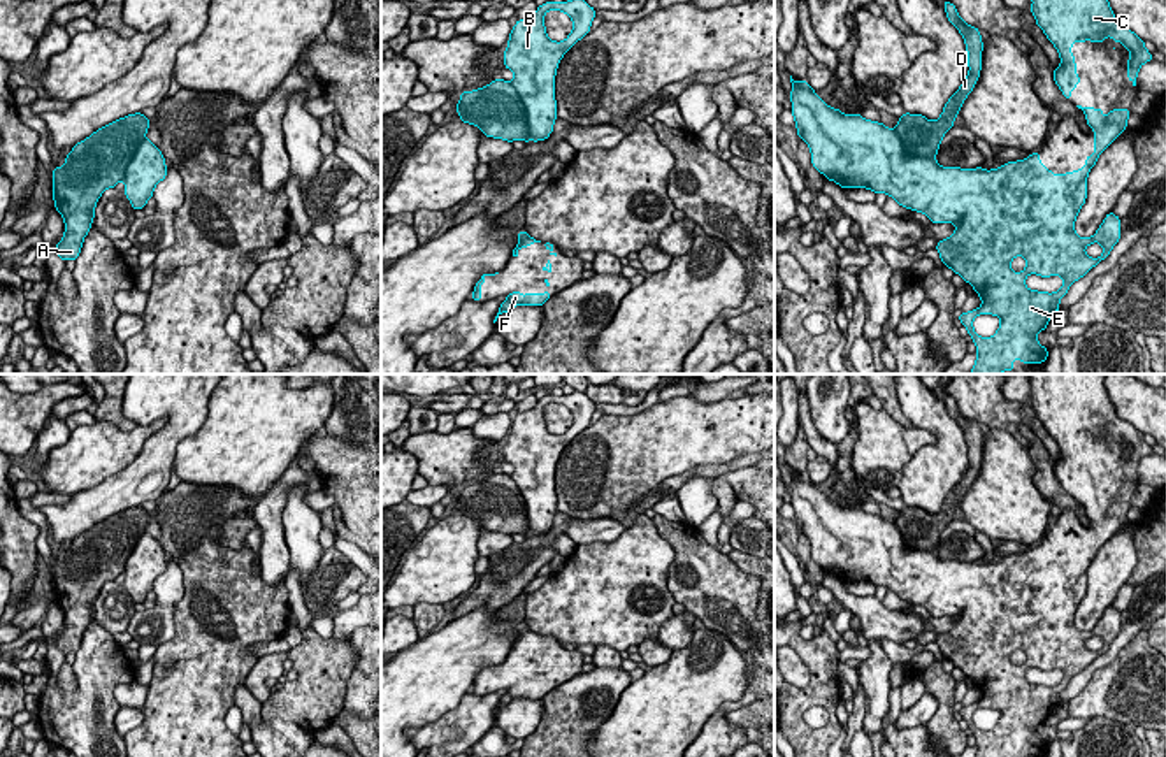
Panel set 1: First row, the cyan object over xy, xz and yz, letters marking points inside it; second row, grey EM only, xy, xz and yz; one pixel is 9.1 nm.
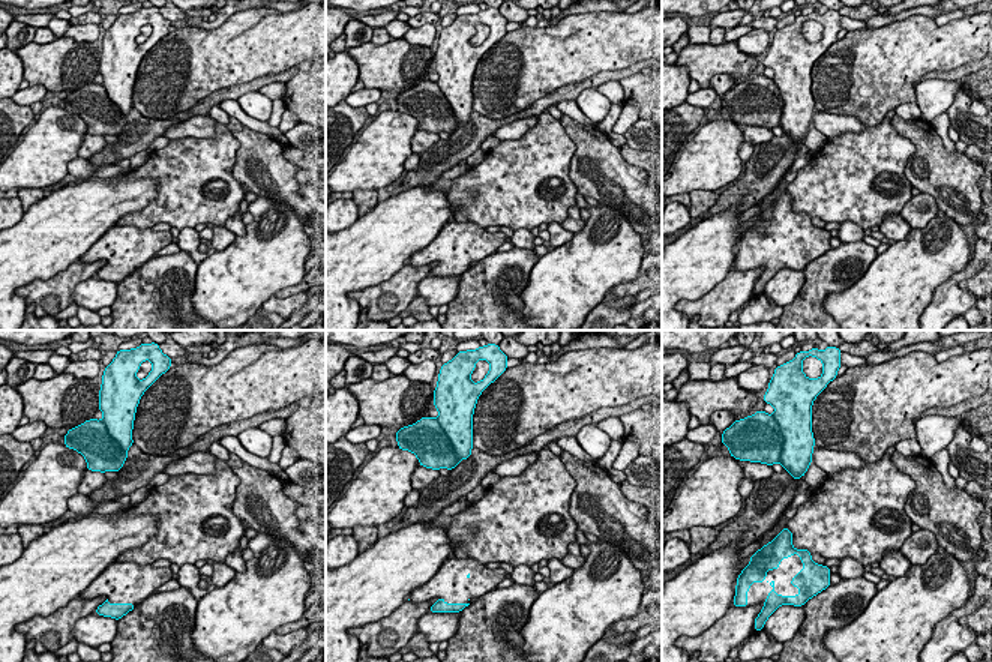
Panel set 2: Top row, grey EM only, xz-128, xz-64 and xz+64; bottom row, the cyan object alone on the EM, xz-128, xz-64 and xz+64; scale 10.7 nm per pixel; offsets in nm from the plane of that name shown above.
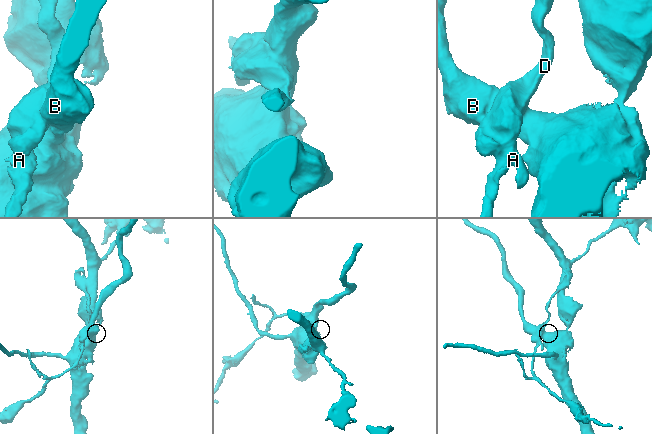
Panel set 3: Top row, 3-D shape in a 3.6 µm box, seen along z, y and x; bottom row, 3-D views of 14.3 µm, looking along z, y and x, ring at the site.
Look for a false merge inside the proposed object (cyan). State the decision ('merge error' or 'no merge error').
merge error

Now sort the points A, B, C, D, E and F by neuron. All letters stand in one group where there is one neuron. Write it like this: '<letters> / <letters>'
A D / B C E F

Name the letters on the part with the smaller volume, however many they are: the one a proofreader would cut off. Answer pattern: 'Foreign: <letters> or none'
Foreign: A, D

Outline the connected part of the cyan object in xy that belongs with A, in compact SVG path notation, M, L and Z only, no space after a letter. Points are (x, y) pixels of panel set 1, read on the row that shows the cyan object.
M142 112L119 118L77 142L65 165L53 169L54 209L65 221L54 251L63 262L77 260L100 195L123 181L149 123Z

